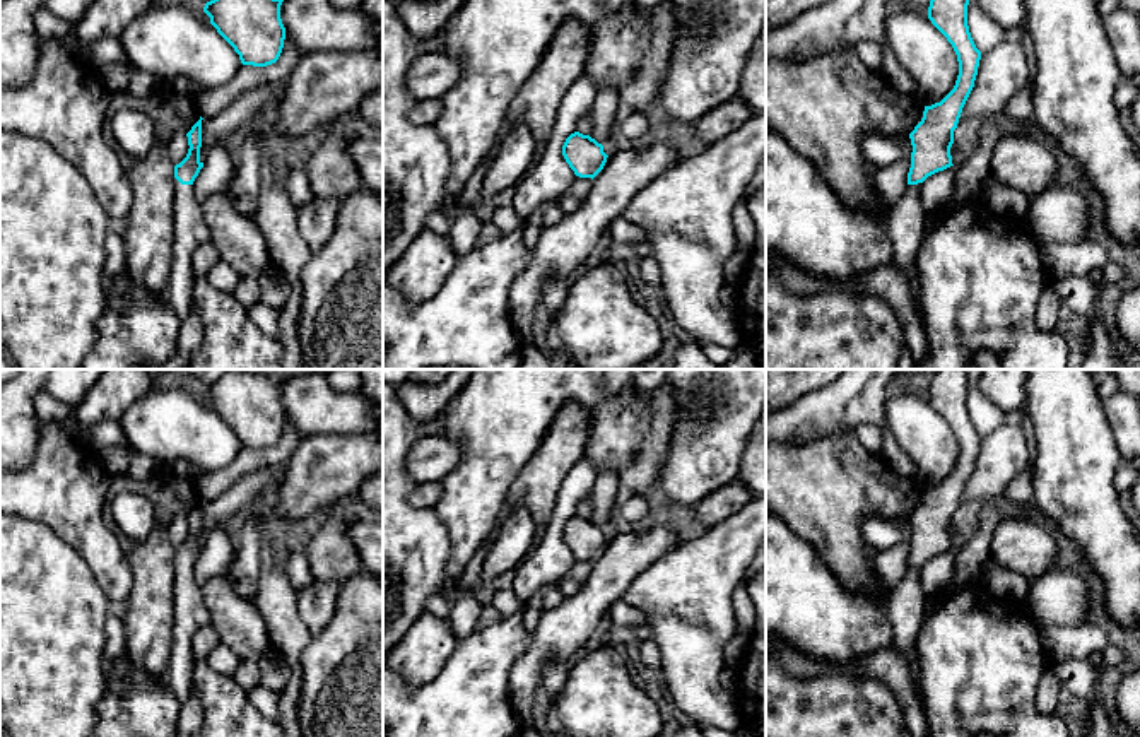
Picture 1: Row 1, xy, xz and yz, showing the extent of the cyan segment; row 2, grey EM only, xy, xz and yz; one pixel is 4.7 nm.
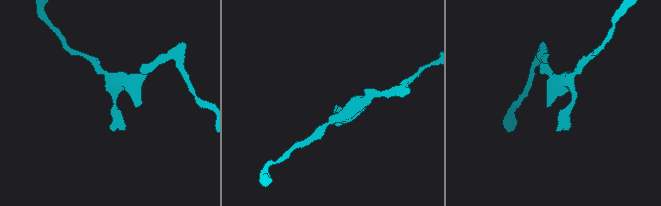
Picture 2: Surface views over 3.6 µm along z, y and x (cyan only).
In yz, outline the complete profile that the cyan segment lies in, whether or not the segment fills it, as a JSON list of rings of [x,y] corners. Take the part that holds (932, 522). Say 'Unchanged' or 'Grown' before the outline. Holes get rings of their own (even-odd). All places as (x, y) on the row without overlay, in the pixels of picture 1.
Grown. [[[937,369],[933,373],[928,402],[952,427],[959,445],[959,458],[954,472],[940,486],[925,489],[921,504],[909,516],[913,535],[908,569],[885,600],[894,645],[908,658],[909,682],[920,706],[923,706],[923,694],[920,689],[918,636],[926,604],[920,569],[928,559],[954,549],[950,539],[954,513],[974,470],[981,443],[981,434],[969,416],[967,388],[966,369]]]

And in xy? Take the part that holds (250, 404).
Unchanged. [[[231,371],[207,385],[203,395],[243,448],[267,450],[279,443],[284,431],[282,385],[265,374]]]

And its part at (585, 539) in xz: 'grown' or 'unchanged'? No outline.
unchanged

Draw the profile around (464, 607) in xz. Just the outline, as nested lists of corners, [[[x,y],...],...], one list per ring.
[[[448,580],[441,595],[450,605],[446,621],[460,643],[477,629],[482,604],[472,592],[461,590],[458,580]]]

